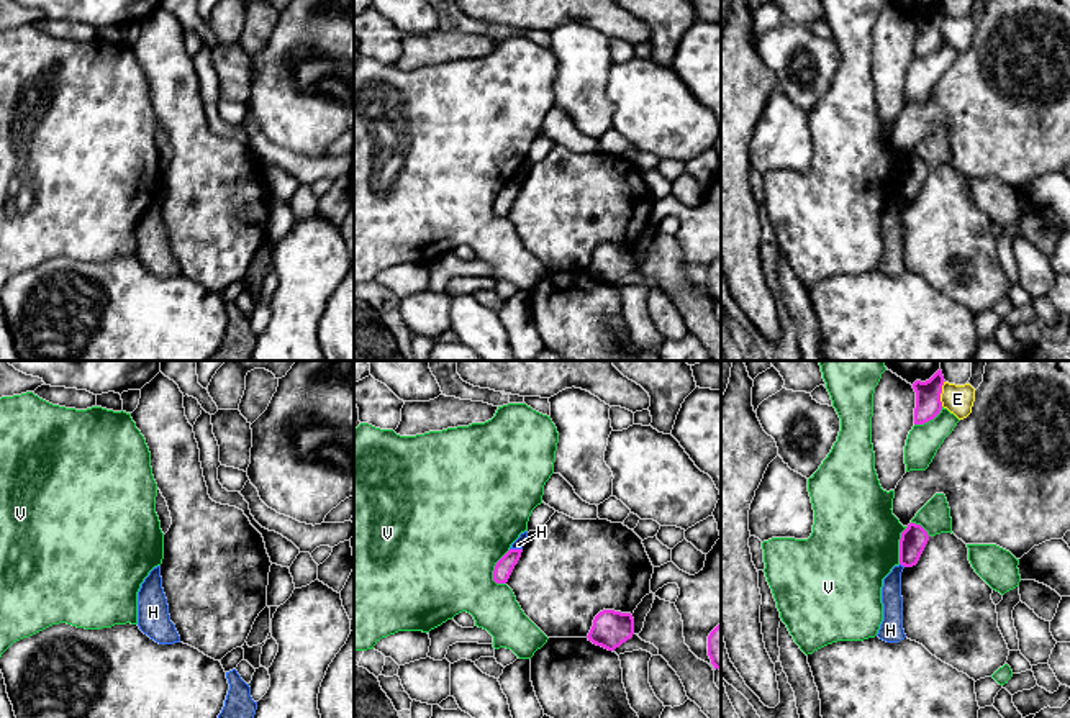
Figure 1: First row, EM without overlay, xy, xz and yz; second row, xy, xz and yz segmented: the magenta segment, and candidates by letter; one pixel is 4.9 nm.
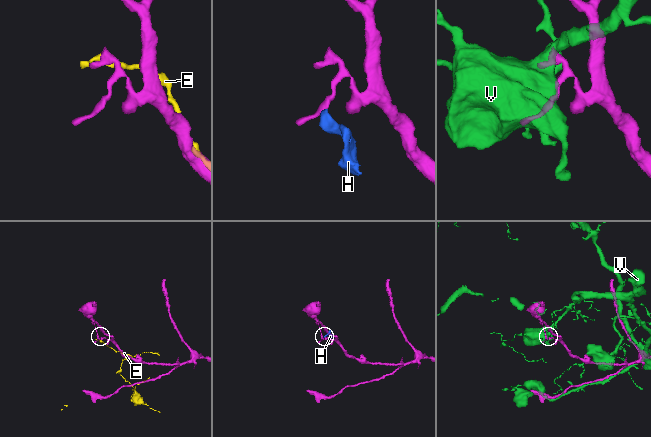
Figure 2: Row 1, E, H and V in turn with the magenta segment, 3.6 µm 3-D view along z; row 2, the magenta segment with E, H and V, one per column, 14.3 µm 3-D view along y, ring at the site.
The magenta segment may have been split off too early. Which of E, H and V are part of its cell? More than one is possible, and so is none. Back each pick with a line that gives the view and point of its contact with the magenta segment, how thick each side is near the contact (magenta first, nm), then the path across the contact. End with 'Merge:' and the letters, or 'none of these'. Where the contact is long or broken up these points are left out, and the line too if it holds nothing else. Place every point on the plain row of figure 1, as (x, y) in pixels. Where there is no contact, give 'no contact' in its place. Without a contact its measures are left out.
Merge: none of these

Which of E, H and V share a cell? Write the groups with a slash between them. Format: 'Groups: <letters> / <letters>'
Groups: E / H / V

